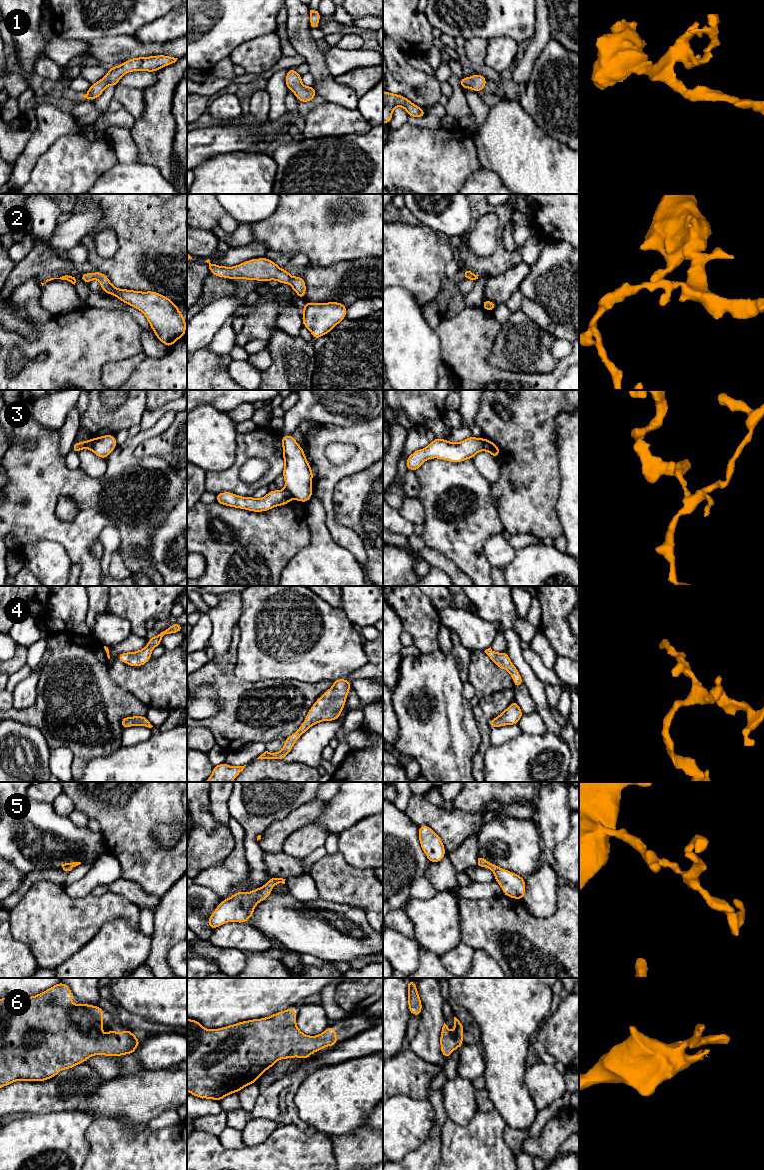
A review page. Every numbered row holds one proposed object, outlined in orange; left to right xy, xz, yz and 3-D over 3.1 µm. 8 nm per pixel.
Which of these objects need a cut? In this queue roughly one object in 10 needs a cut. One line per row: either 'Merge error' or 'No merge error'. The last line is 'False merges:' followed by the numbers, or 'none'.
1: No merge error
2: No merge error
3: Merge error
4: No merge error
5: No merge error
6: No merge error
False merges: 3

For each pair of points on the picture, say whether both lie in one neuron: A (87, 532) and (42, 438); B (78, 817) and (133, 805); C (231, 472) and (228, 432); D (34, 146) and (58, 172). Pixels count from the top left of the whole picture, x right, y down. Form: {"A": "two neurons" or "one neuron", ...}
{"A": "one neuron", "B": "two neurons", "C": "two neurons", "D": "two neurons"}

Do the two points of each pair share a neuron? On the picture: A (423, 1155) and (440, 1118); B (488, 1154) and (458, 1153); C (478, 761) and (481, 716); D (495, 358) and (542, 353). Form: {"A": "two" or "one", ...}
{"A": "one", "B": "one", "C": "one", "D": "one"}

